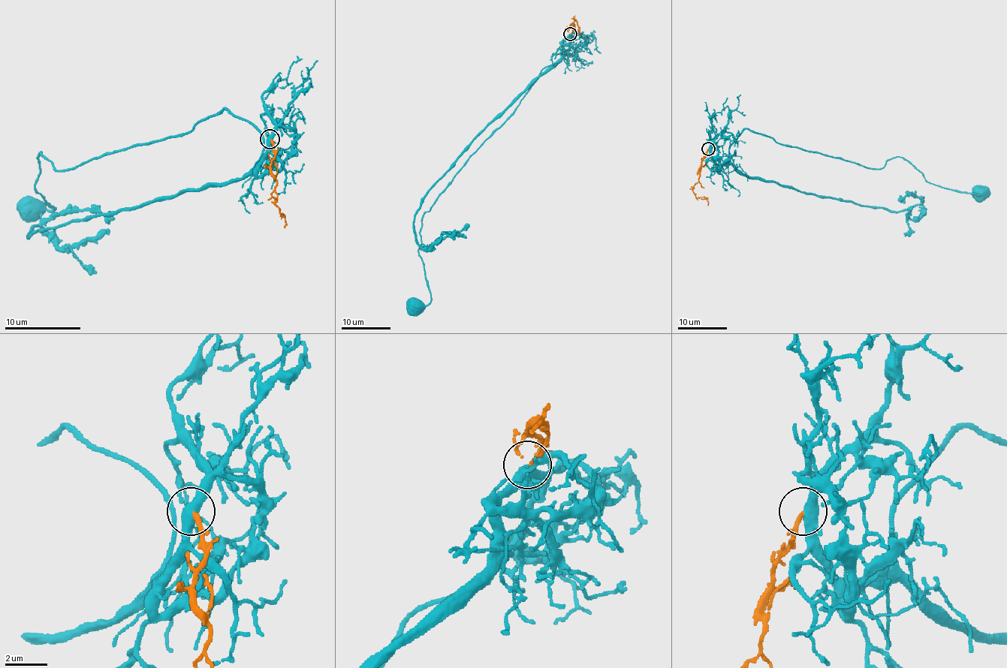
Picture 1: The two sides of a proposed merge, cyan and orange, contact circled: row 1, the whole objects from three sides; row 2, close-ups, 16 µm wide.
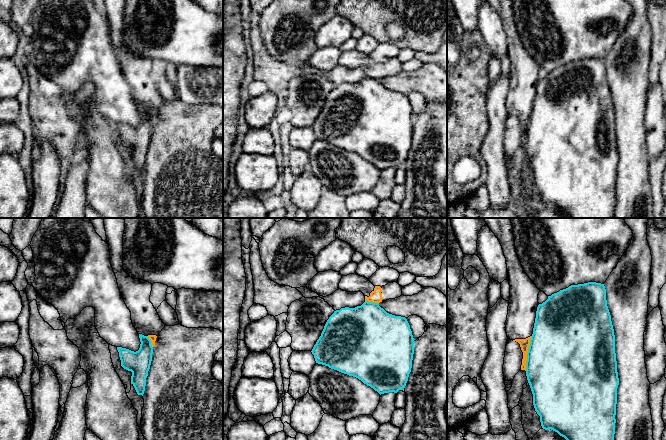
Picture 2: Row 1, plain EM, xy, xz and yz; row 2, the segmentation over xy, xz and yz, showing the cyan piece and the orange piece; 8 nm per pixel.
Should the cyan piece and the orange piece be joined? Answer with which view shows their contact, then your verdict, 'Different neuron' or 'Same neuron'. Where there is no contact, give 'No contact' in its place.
Touches cyan in yz. Different neuron

